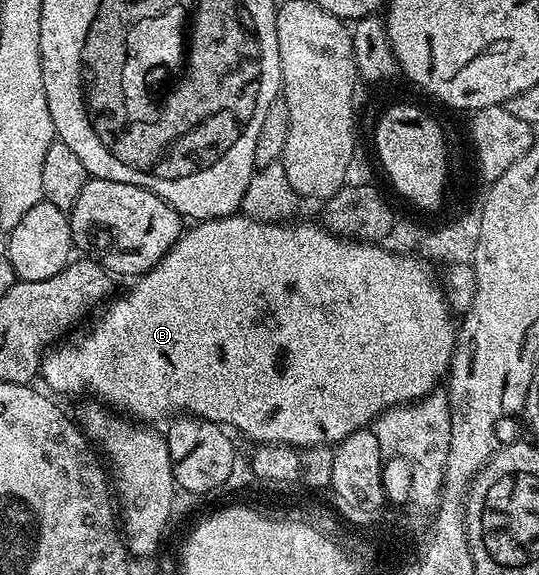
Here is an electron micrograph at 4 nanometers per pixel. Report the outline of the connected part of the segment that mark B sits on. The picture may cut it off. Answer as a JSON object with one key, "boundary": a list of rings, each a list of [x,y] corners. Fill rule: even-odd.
{"boundary":[[[234,214],[220,216],[218,220],[202,220],[189,226],[193,228],[186,227],[168,254],[150,272],[130,283],[133,285],[129,288],[129,296],[118,295],[110,299],[96,313],[97,321],[90,332],[74,335],[70,344],[61,342],[46,351],[39,373],[40,379],[45,379],[44,387],[50,393],[62,392],[65,396],[81,396],[90,392],[93,395],[90,397],[138,422],[164,421],[174,414],[188,414],[228,426],[234,433],[242,432],[247,439],[253,440],[254,445],[290,444],[298,450],[320,444],[335,446],[347,438],[347,434],[370,427],[387,409],[421,400],[434,391],[440,385],[437,383],[446,379],[457,341],[455,320],[452,320],[454,317],[438,273],[436,276],[420,255],[395,253],[383,248],[380,243],[346,240],[333,235],[320,223],[289,223],[293,222],[266,222]]]}

